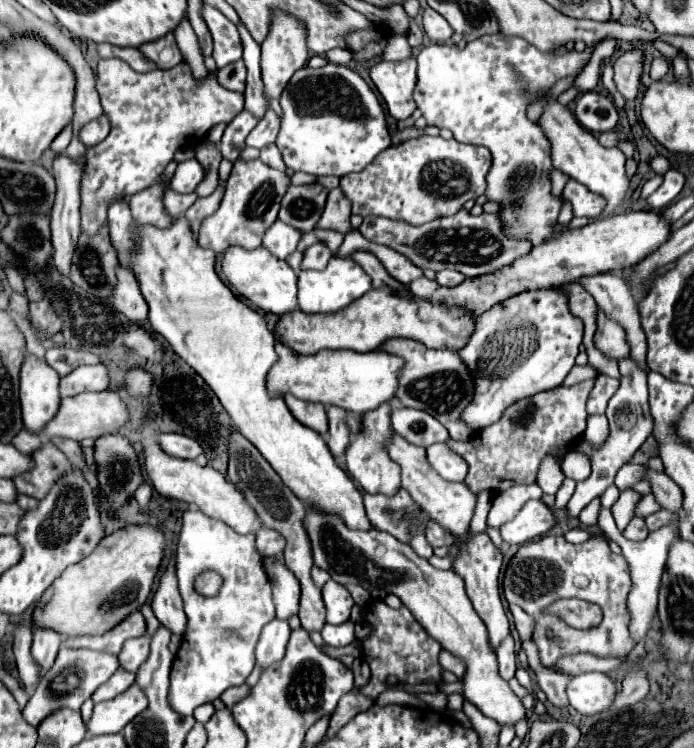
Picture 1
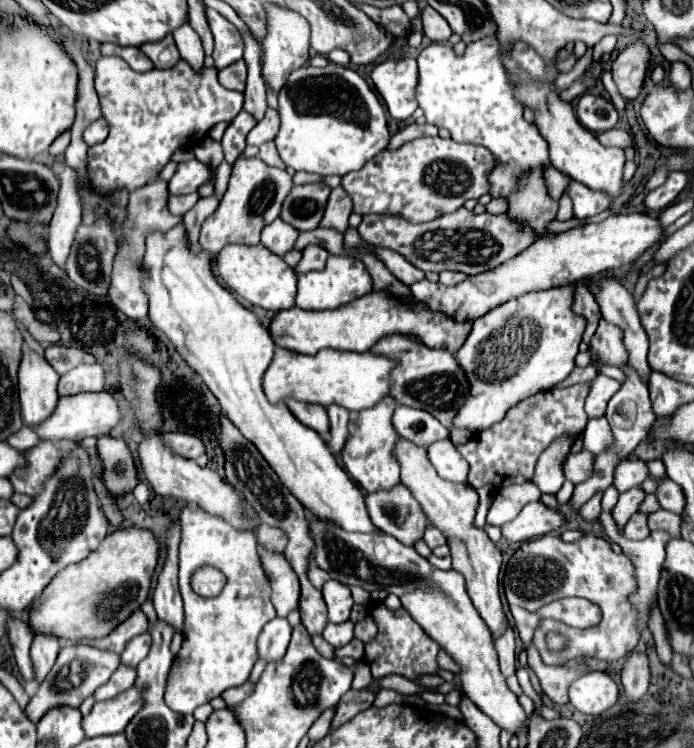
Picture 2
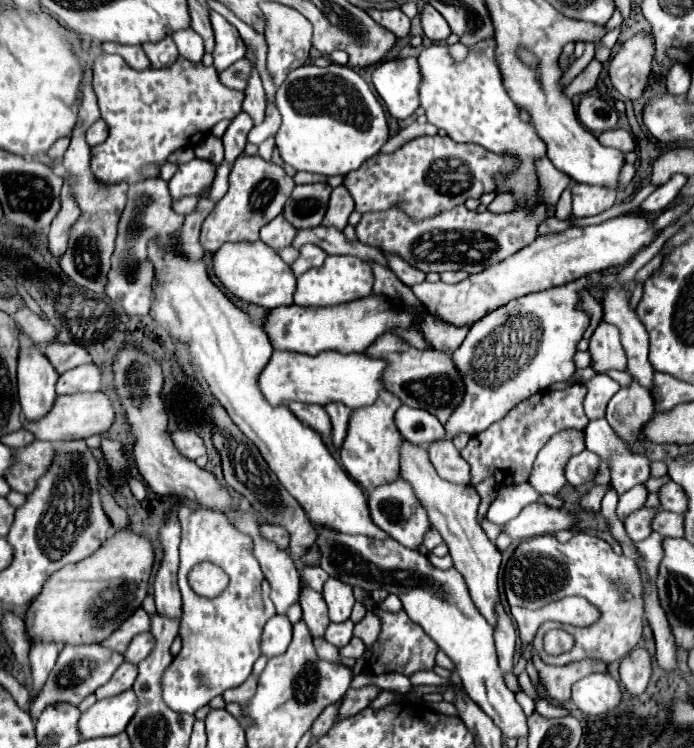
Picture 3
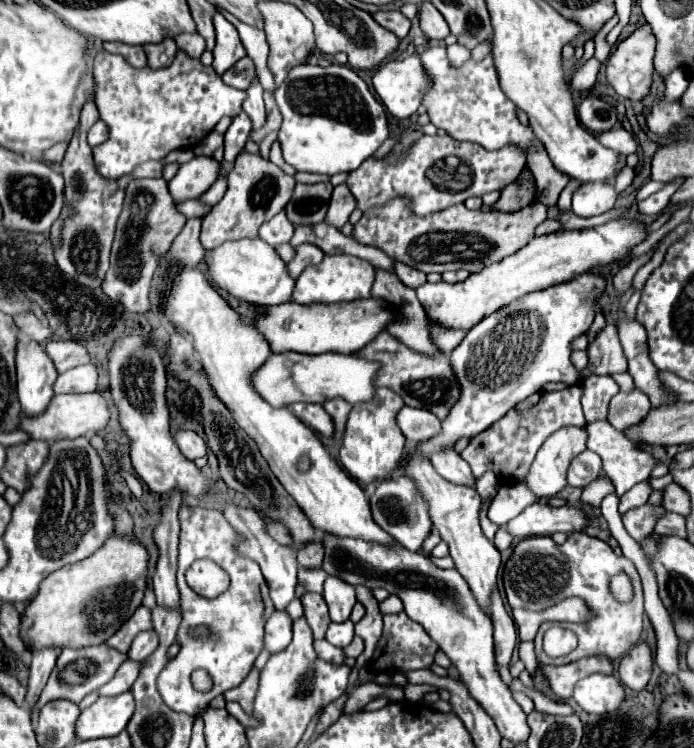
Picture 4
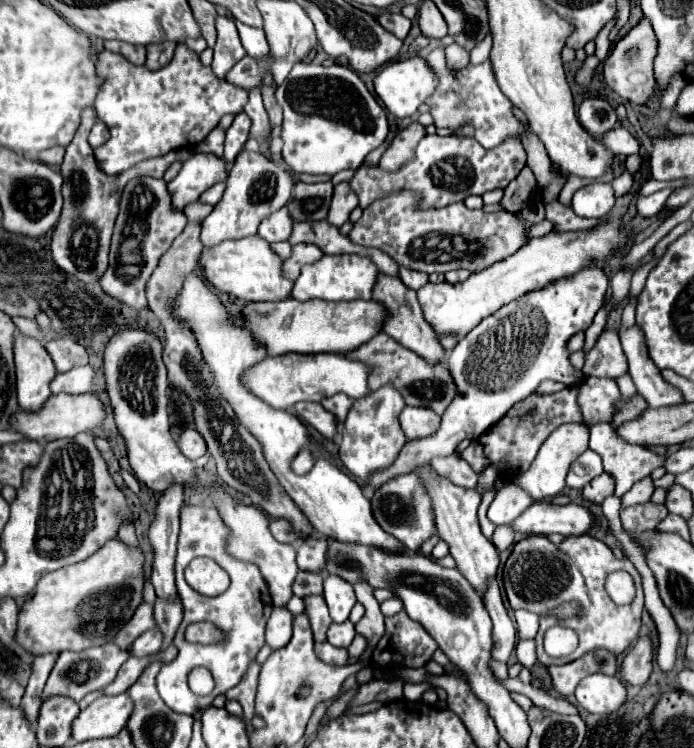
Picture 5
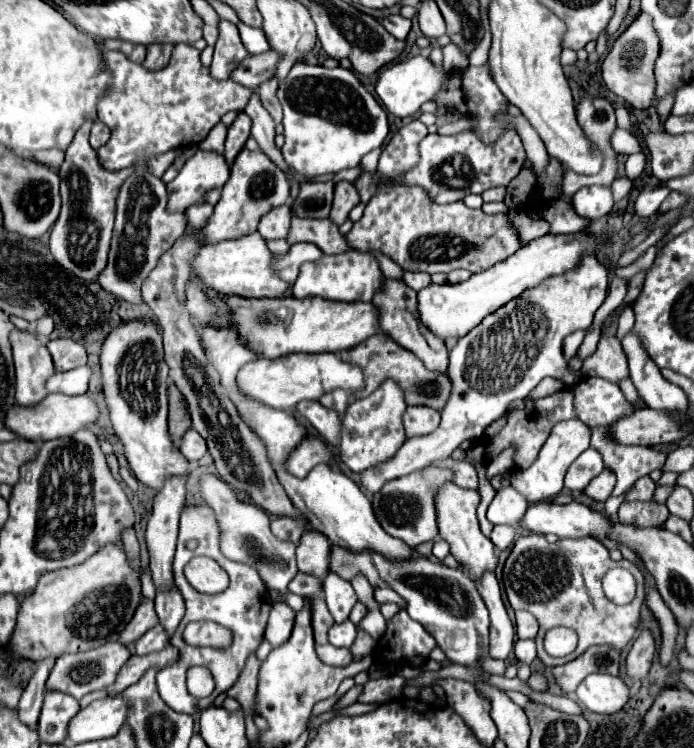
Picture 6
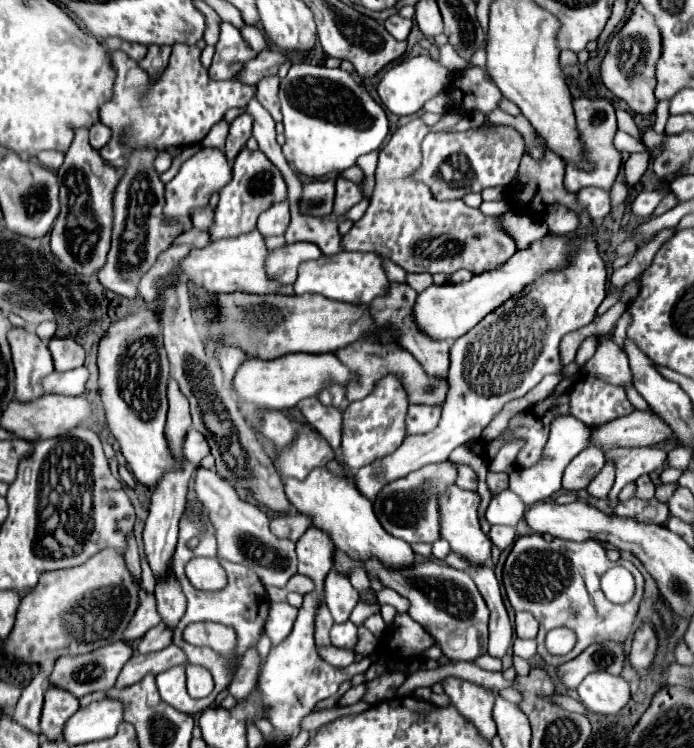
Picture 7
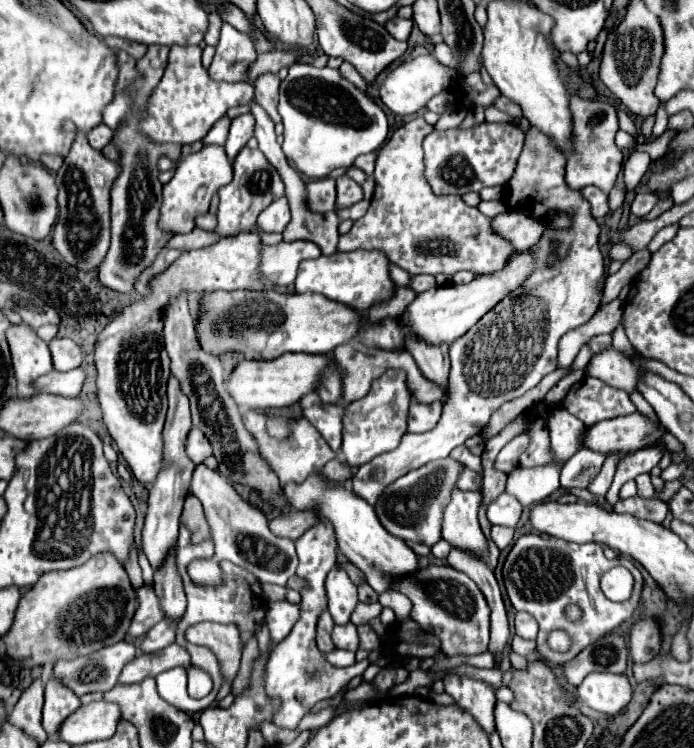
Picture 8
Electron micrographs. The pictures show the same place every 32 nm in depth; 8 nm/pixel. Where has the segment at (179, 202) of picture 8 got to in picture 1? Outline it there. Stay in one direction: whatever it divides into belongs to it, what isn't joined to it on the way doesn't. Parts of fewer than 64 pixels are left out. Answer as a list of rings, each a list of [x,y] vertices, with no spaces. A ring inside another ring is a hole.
[[[196,158],[180,162],[174,176],[172,176],[172,190],[176,192],[194,192],[194,188],[198,186],[198,182],[204,178],[204,170],[200,166],[200,162]]]

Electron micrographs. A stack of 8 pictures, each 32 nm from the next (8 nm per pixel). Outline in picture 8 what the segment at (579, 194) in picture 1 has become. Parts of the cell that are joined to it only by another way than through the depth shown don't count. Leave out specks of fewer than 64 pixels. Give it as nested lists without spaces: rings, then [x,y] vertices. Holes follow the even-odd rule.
[[[586,186],[586,188],[582,188],[580,192],[582,192],[584,200],[588,200],[590,212],[592,212],[594,218],[602,218],[602,216],[606,216],[606,214],[610,212],[610,208],[608,208],[608,194],[600,192],[600,188],[596,188],[596,186]]]

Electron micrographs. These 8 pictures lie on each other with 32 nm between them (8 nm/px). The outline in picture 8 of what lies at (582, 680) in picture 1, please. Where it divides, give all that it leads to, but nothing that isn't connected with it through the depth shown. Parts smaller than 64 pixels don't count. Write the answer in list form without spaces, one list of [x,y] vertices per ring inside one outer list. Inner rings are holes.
[[[592,672],[576,690],[578,698],[592,710],[610,716],[618,714],[632,698],[632,688],[624,674]]]

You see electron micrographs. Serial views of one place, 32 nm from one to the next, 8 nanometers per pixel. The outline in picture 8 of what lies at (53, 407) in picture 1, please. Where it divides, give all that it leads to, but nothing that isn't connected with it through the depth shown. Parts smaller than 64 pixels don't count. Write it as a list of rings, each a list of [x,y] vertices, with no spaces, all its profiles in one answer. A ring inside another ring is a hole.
[[[24,324],[10,326],[6,340],[12,352],[12,366],[18,382],[18,398],[32,398],[36,392],[34,380],[52,370],[52,358],[48,344],[36,336],[36,332]]]

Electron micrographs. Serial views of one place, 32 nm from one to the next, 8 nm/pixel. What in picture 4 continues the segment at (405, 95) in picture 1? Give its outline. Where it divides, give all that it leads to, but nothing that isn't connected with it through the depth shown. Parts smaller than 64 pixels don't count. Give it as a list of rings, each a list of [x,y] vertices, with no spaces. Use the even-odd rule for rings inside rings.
[[[408,56],[404,60],[380,64],[372,76],[372,82],[386,110],[394,118],[404,120],[416,114],[428,76],[420,64],[420,58]]]

